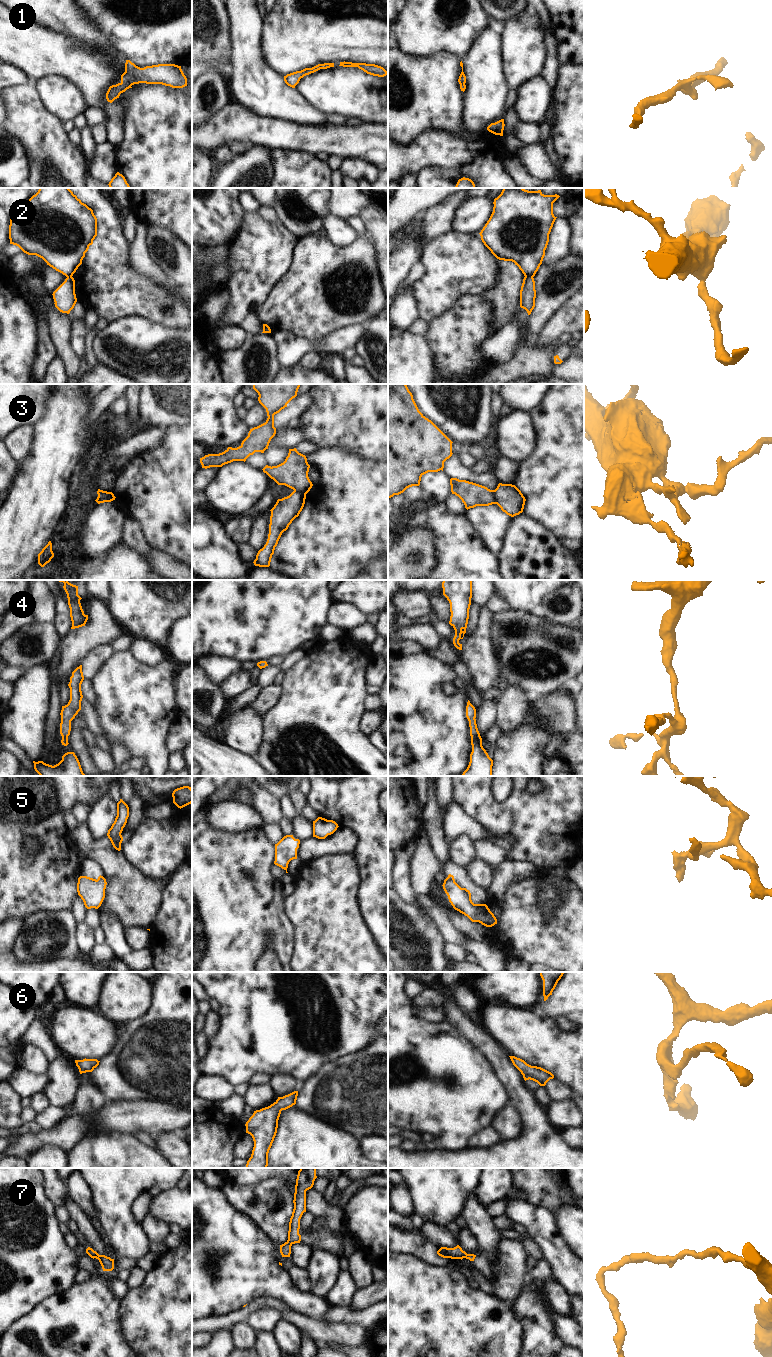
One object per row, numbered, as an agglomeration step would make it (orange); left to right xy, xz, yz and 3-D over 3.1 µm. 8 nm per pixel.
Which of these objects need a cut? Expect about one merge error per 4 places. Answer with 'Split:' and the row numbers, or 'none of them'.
Split: 2, 3

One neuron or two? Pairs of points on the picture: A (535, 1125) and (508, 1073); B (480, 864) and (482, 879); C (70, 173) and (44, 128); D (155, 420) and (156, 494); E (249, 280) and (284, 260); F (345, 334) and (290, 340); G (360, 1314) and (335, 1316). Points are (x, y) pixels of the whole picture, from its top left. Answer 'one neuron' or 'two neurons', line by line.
A: one neuron
B: one neuron
C: one neuron
D: two neurons
E: one neuron
F: one neuron
G: one neuron

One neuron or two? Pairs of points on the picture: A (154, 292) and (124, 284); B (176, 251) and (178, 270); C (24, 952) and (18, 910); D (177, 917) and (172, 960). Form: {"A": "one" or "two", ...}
{"A": "one", "B": "one", "C": "two", "D": "one"}

